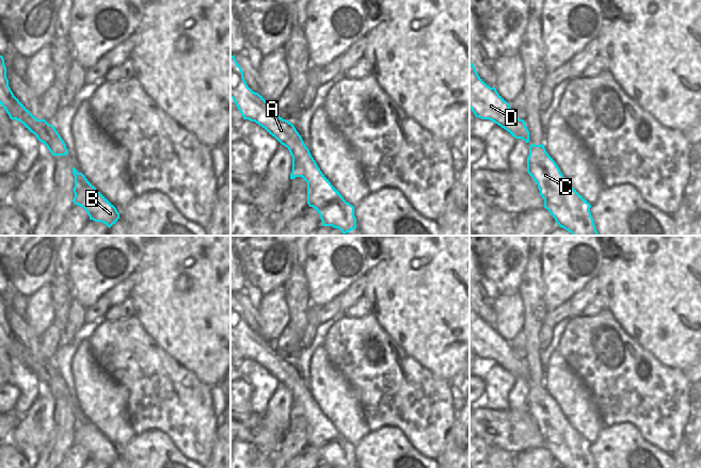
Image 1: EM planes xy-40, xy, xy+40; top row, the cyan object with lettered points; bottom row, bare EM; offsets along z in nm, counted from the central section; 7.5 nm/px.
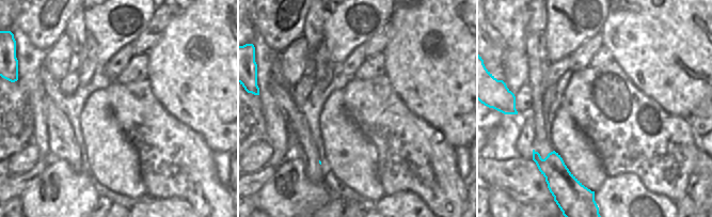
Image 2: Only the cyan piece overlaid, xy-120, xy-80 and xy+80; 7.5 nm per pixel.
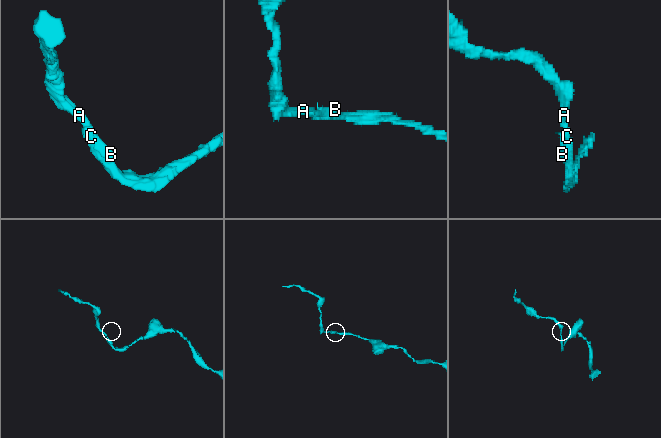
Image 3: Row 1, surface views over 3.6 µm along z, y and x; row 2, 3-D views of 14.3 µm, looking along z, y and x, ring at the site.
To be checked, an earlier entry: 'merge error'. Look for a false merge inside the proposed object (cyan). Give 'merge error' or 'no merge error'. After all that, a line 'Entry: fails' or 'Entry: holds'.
no merge error
Entry: fails

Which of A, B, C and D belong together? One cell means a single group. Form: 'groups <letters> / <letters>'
groups A B C D

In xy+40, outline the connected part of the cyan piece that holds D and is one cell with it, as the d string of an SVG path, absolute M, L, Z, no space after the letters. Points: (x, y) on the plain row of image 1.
M469 300L469 346L476 356L490 358L507 369L515 377L529 381L529 370L523 358L511 349L510 343L490 326L477 312Z

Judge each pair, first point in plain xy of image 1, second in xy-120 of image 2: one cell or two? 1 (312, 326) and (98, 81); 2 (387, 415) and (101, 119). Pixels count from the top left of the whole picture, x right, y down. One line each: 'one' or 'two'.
1: two
2: two

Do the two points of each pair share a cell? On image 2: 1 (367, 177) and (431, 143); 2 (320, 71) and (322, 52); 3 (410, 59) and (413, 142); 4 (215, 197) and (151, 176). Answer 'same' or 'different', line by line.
1: different
2: same
3: different
4: same

